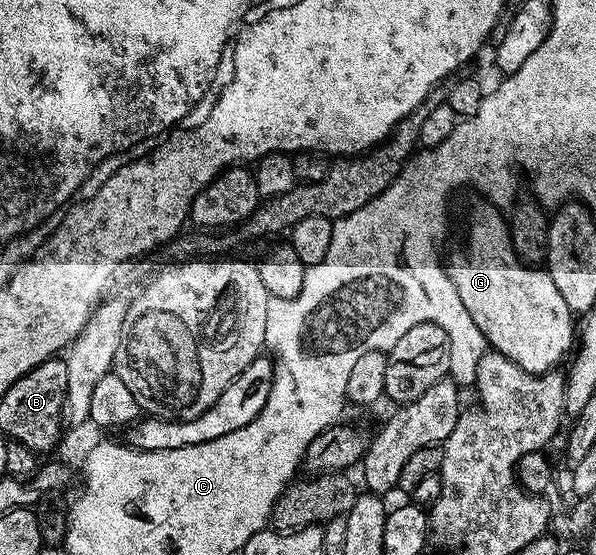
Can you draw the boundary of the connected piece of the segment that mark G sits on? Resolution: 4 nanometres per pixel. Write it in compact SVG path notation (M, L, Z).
M498 210L479 211L471 223L467 252L446 264L447 276L481 329L488 348L500 351L509 361L521 365L530 375L556 370L563 358L572 354L577 339L577 323L569 305L553 285L553 277L542 266L528 266L519 259L511 244L508 220Z

